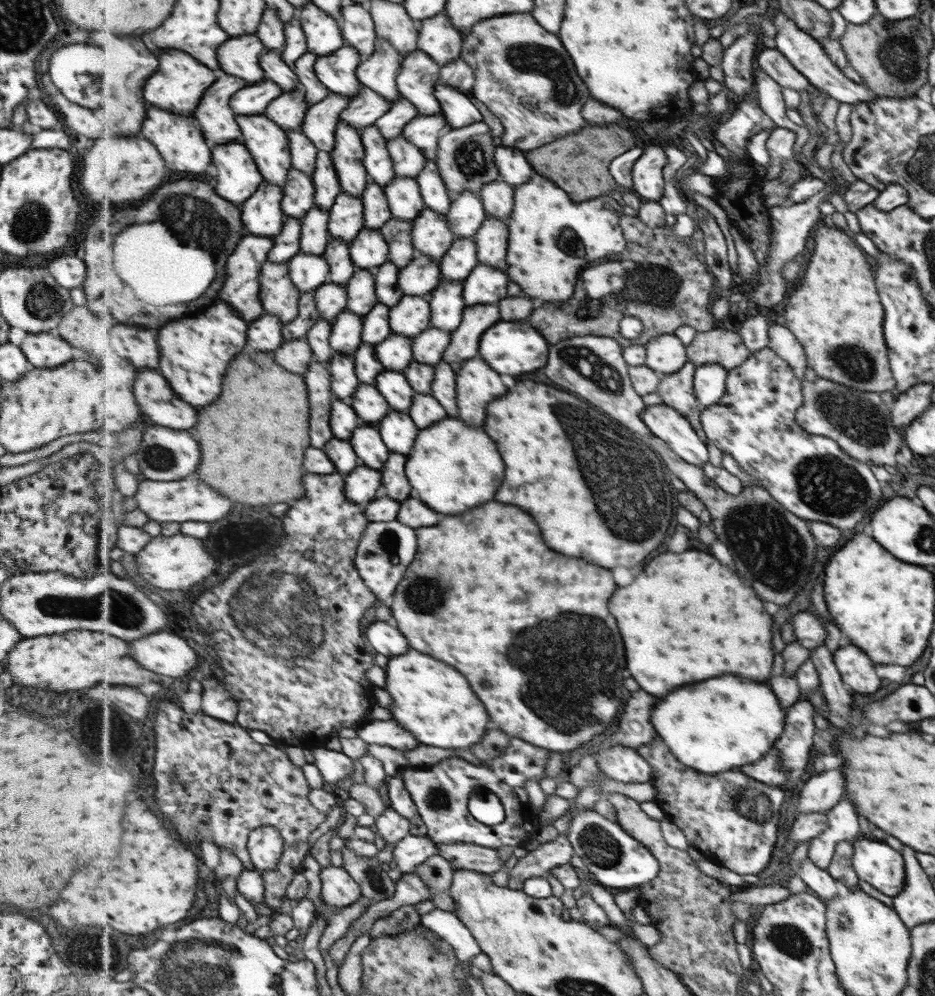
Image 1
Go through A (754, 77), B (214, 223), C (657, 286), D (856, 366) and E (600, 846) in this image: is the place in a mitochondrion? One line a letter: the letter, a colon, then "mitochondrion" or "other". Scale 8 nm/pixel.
A: other
B: mitochondrion
C: mitochondrion
D: mitochondrion
E: mitochondrion

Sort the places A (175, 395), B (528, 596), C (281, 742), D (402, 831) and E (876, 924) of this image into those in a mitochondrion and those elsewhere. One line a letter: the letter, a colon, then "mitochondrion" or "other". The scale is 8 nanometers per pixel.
A: other
B: other
C: other
D: other
E: other

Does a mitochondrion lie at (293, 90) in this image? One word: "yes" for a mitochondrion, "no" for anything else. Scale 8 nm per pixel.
no

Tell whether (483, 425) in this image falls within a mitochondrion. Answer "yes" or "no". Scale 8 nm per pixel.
no

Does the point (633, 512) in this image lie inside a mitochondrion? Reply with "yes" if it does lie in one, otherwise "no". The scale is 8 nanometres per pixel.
yes

